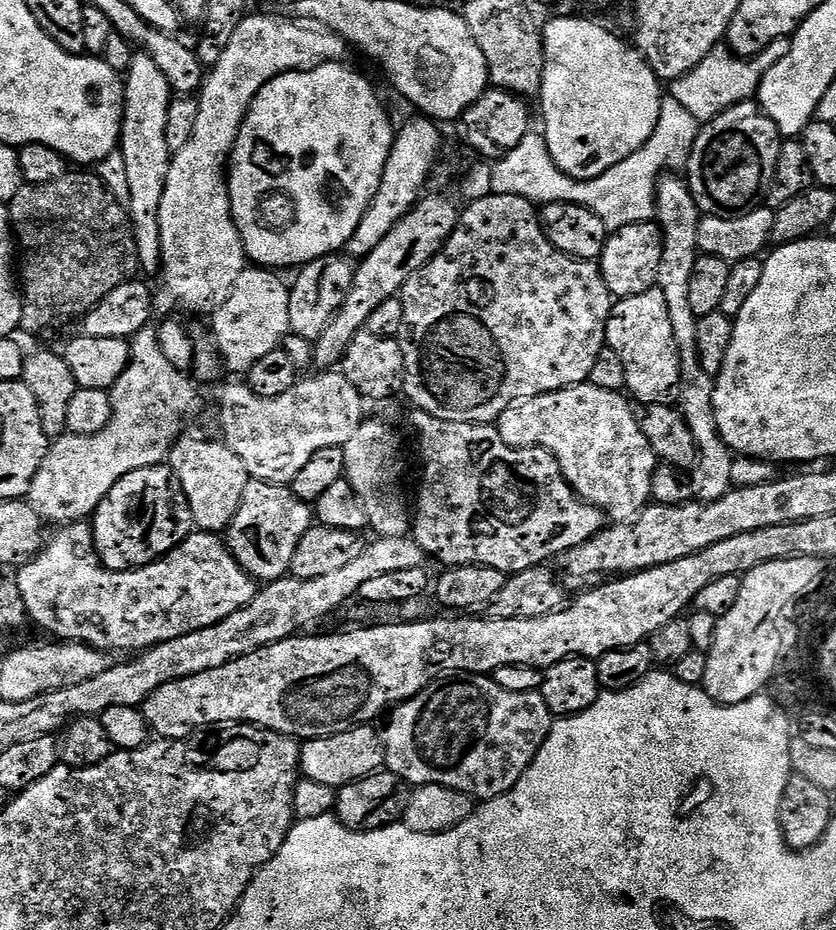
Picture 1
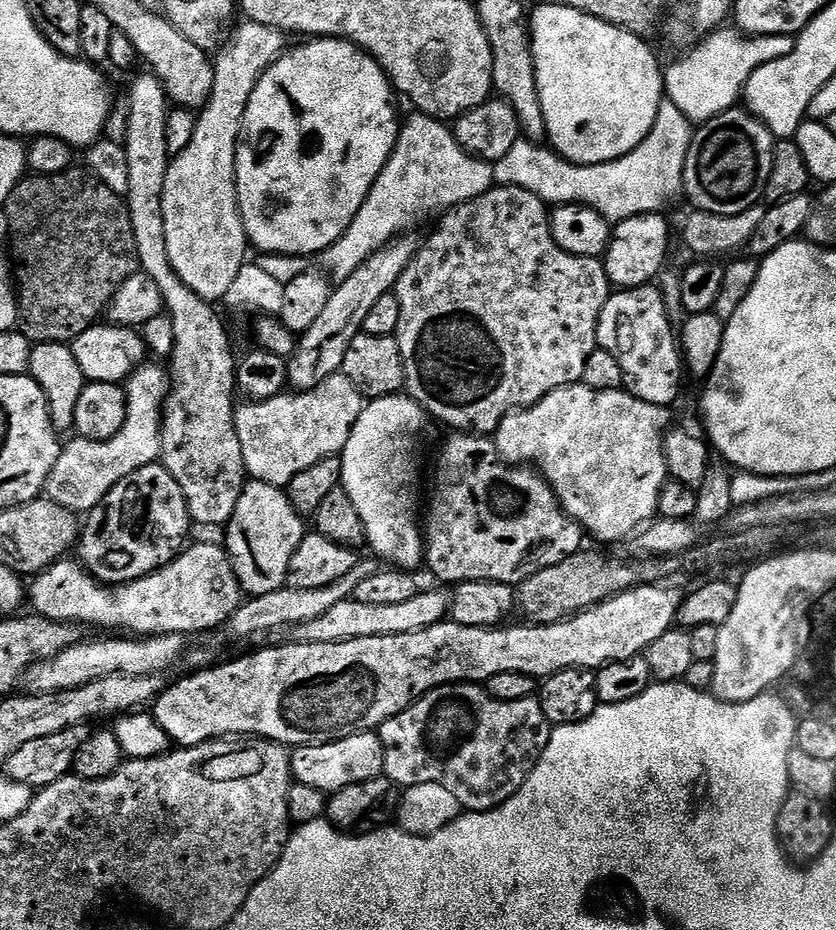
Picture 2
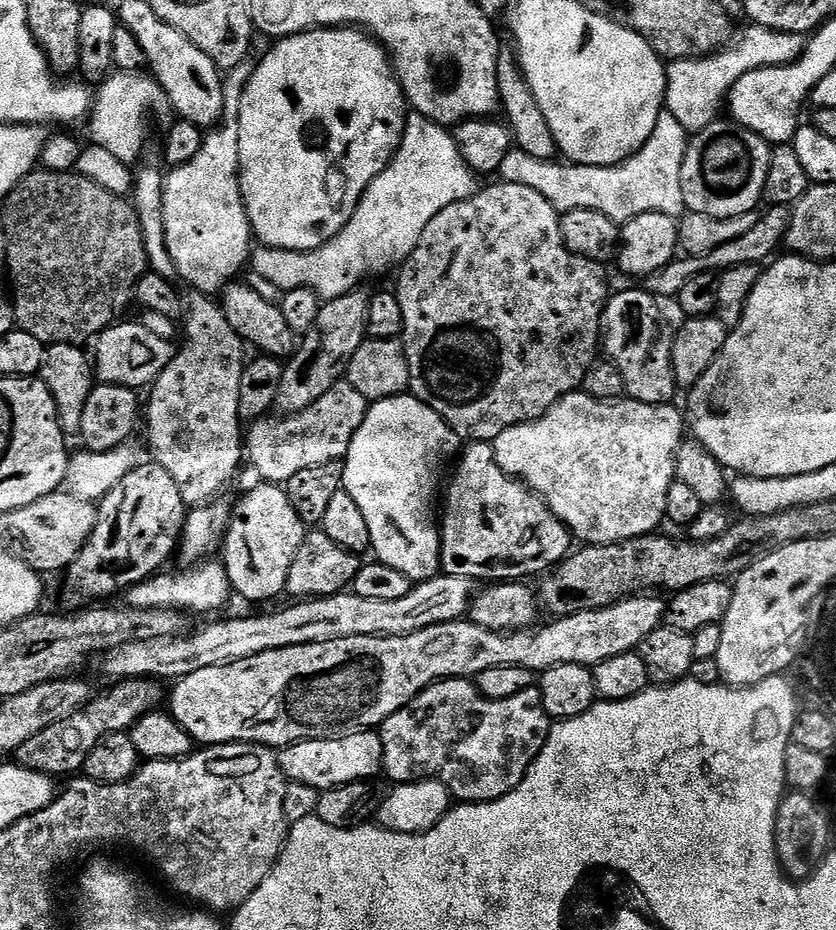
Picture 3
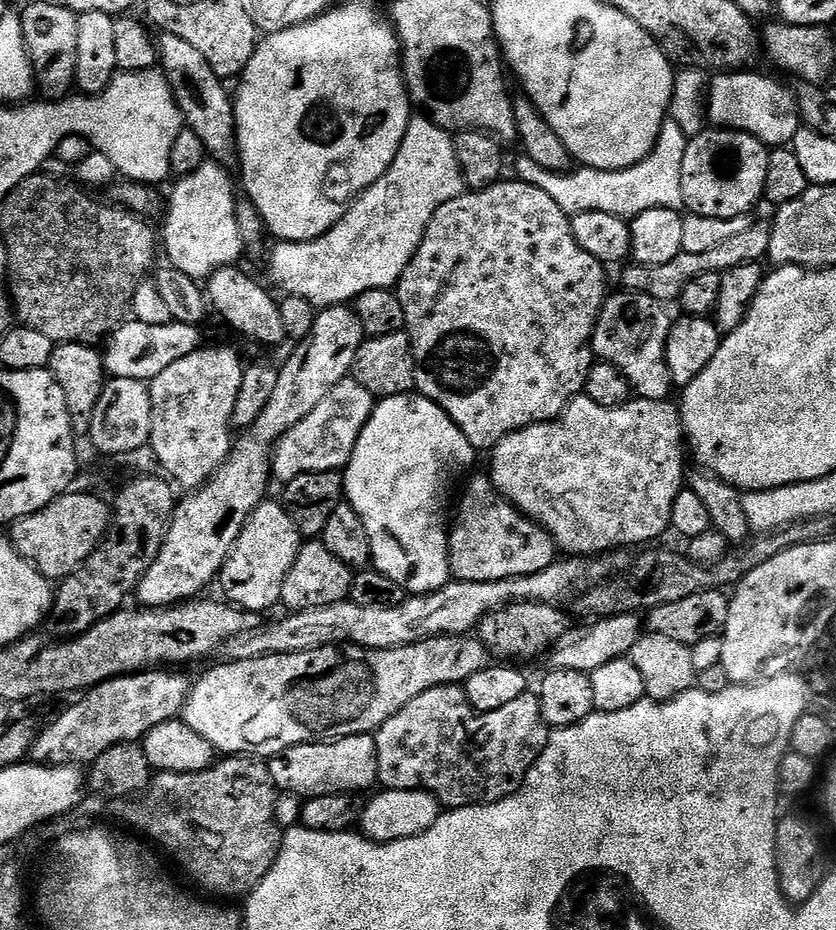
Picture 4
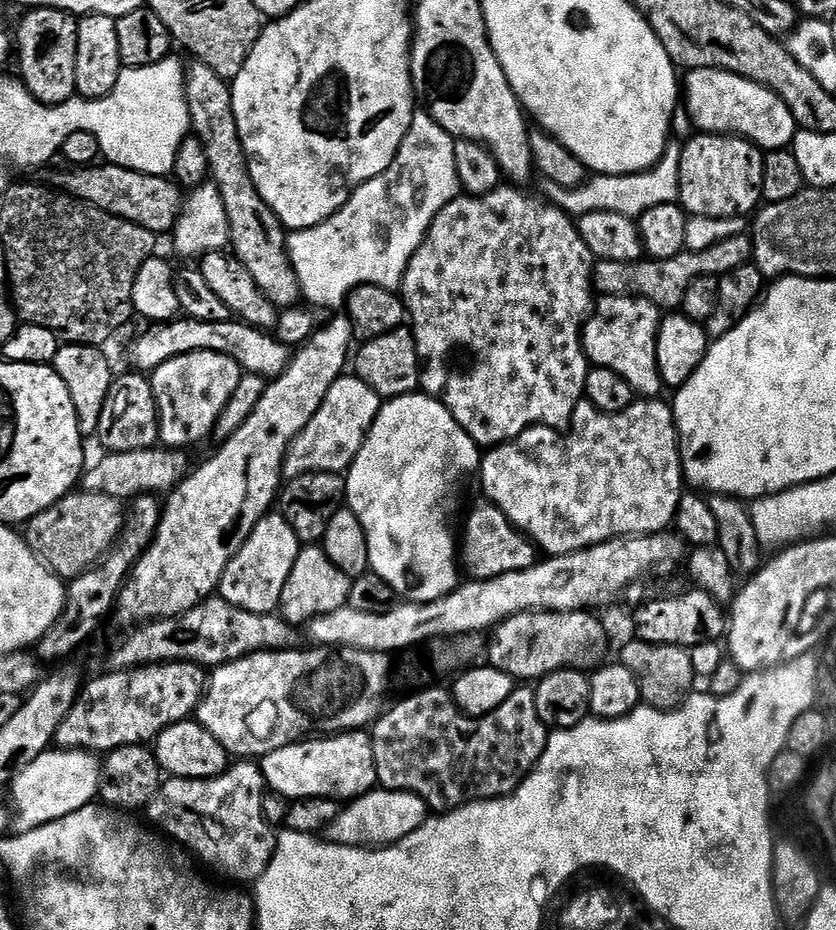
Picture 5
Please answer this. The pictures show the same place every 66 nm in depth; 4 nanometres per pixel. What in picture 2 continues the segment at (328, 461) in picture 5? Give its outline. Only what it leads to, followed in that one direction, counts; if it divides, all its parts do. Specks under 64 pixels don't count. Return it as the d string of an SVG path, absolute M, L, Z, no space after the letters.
M342 374L326 378L326 382L322 382L309 392L288 395L281 394L259 402L244 402L241 408L239 405L235 409L238 442L242 442L242 458L247 475L251 479L277 486L287 486L298 474L302 474L302 470L310 470L310 466L326 458L339 456L350 438L350 430L354 422L358 422L366 403L365 397L361 396L354 382L350 382L350 378Z

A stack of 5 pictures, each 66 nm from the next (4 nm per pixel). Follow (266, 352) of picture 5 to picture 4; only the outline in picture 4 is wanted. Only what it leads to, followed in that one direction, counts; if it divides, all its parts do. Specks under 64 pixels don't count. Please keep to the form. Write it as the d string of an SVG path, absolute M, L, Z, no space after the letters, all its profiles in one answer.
M132 318L120 325L107 337L108 349L103 349L104 370L112 378L134 378L145 382L152 381L166 366L174 366L178 358L194 354L205 343L204 336L196 324L173 322L164 325L148 325Z

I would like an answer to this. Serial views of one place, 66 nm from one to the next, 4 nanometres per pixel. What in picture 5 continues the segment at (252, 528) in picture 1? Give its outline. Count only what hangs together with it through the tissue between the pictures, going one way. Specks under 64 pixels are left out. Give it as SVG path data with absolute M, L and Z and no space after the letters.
M269 514L261 517L226 566L220 579L219 599L230 602L242 610L250 610L254 614L275 613L280 607L282 586L286 586L290 570L294 570L294 562L301 547L301 540L296 537L294 530L283 516Z

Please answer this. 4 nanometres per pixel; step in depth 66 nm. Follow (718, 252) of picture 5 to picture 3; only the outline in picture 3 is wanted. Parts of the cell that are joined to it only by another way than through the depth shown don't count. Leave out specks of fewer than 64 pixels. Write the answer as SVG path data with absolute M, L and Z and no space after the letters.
M765 207L759 213L754 226L750 226L750 230L746 230L746 234L734 238L734 242L726 242L722 246L718 246L718 250L710 250L710 254L703 257L685 255L683 258L672 260L664 268L654 273L653 276L647 277L647 291L657 298L665 298L664 296L676 298L679 297L682 286L686 286L686 282L690 282L690 278L694 278L694 274L702 274L703 272L719 274L726 268L746 266L747 264L763 265L765 262L771 261L777 255L776 247L779 249L784 243L784 235L790 226L791 217L791 207Z

